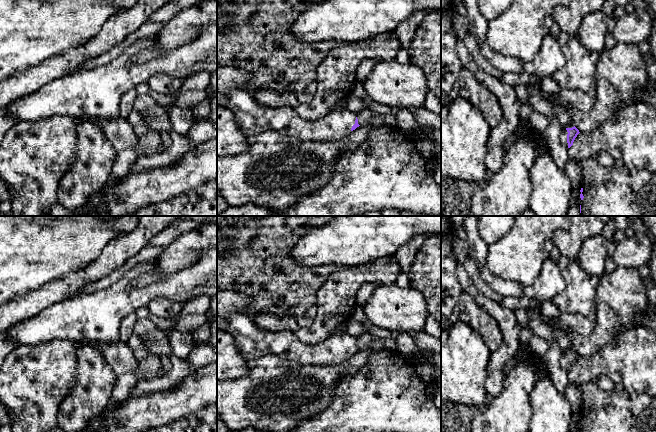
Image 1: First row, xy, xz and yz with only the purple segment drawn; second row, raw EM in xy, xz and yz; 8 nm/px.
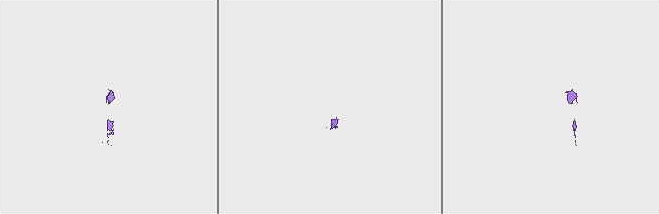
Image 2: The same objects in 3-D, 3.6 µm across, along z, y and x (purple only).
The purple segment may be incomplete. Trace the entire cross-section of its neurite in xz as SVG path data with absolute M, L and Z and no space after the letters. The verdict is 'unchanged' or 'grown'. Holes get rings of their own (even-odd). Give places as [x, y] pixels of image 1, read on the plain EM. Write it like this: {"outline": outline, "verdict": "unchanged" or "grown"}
{"outline": "M244 314L230 316L228 332L246 360L276 355L301 364L329 365L344 362L360 350L357 338L346 333L330 335L317 344L307 344L288 330L263 330Z", "verdict": "grown"}

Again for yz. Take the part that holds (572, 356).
{"outline": "M571 346L568 351L563 352L560 365L566 372L570 372L579 357L579 354Z", "verdict": "grown"}

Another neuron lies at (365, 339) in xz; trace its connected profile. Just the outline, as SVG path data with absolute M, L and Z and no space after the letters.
M366 332L359 337L357 337L358 348L360 350L363 349L371 349L371 343L375 340L374 335Z

